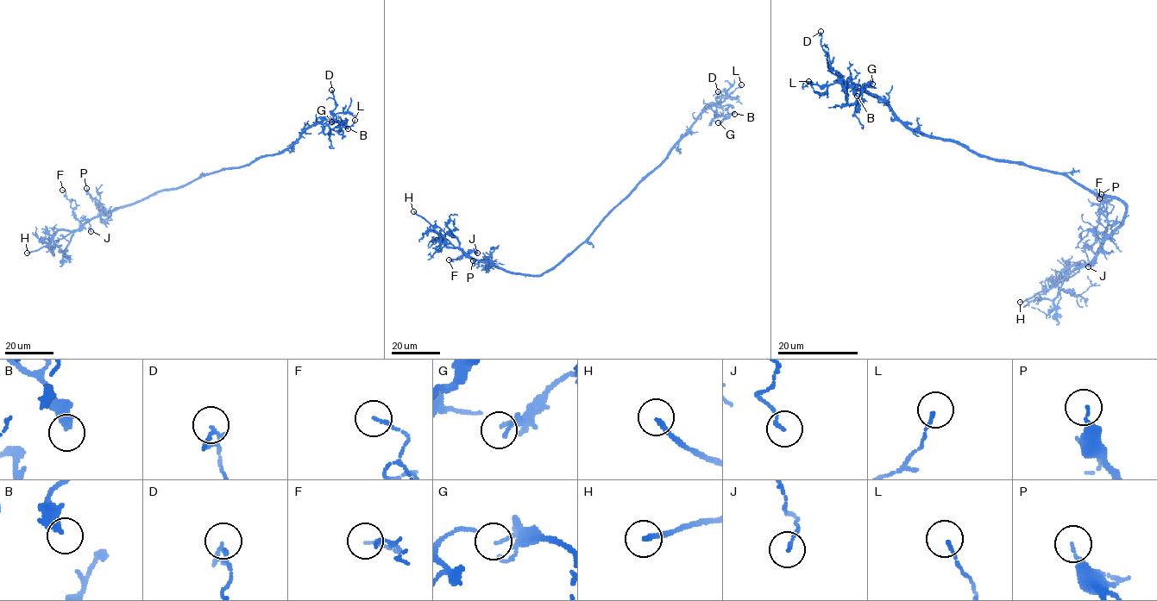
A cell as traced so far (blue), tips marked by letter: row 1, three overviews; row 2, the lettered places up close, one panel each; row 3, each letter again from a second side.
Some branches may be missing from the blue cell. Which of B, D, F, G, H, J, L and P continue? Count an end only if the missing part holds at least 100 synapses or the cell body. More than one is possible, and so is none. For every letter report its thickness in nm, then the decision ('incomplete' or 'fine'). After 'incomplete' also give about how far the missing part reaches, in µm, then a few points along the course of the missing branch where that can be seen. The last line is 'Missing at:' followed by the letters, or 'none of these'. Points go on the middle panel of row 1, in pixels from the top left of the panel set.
B: 360 nm | fine
D: 200 nm | fine
F: 120 nm | fine
G: 90 nm | fine
H: 190 nm | incomplete | 20 µm
J: 120 nm | fine
L: 100 nm | fine
P: 120 nm | fine
Missing at: H

